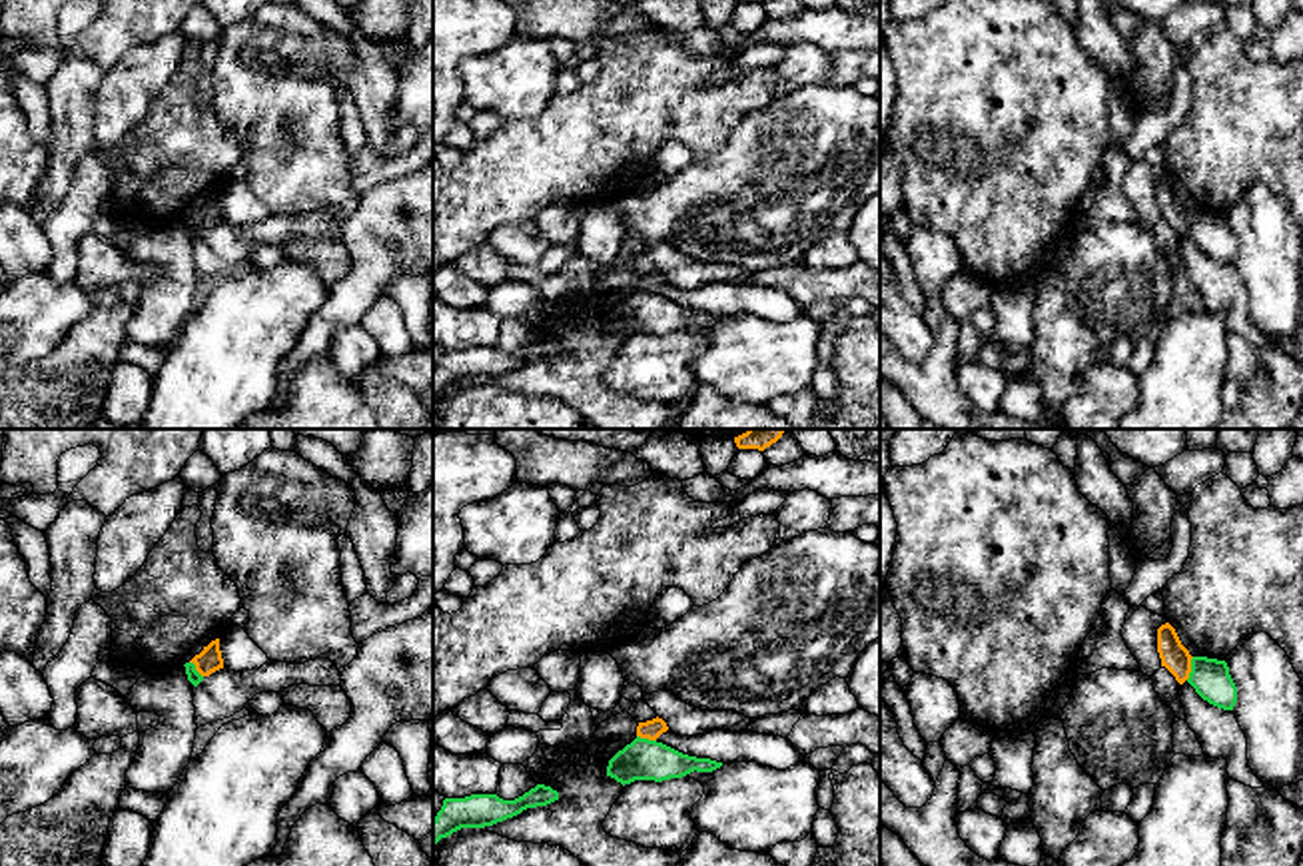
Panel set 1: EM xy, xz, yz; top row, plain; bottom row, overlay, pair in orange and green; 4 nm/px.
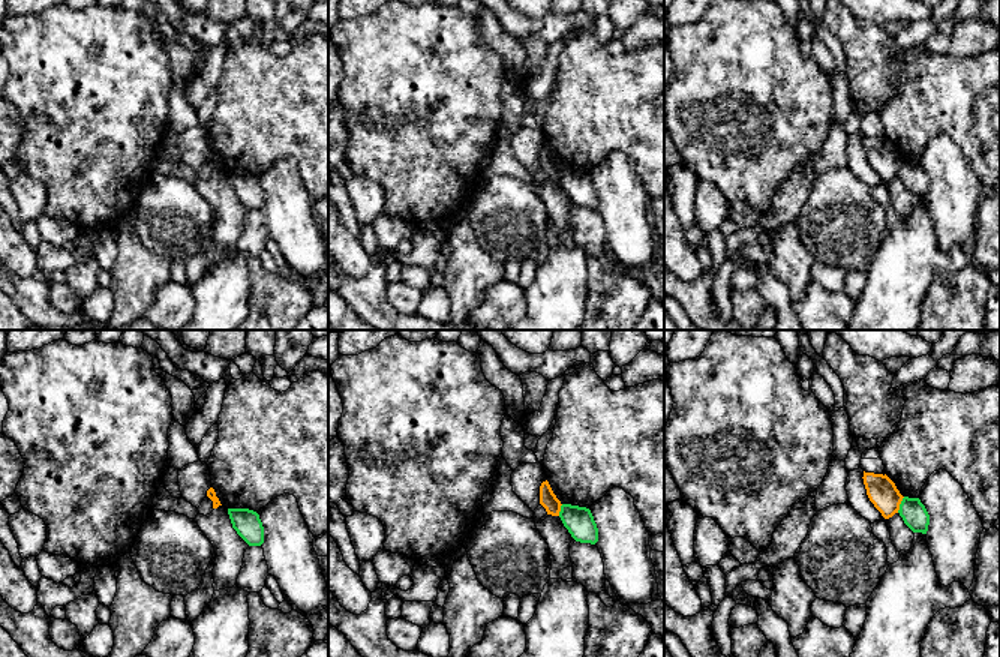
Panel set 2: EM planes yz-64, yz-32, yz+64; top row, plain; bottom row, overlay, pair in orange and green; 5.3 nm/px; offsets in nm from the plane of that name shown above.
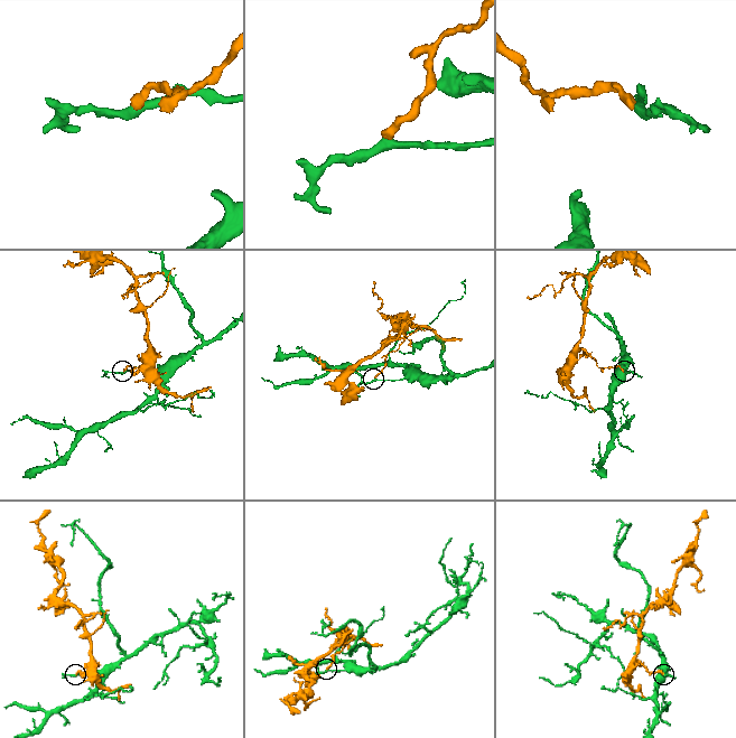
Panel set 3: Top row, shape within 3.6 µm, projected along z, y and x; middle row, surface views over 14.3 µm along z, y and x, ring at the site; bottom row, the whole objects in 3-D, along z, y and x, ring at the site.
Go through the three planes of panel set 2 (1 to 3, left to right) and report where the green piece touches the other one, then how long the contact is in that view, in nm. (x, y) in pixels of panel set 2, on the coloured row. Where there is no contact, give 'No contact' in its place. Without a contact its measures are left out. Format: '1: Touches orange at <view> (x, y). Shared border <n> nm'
1: No contact
2: Touches orange at yz-32 (559, 510). Shared border 70 nm
3: Touches orange at yz+64 (900, 503). Shared border 100 nm

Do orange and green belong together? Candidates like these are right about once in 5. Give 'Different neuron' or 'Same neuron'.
Different neuron

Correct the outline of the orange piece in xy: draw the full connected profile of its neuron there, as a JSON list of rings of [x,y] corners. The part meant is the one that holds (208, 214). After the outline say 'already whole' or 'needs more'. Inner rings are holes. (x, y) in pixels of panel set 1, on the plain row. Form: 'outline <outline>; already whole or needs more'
outline [[[219,192],[212,194],[200,208],[196,208],[190,216],[196,217],[196,223],[202,229],[210,229],[212,225],[223,221],[223,212],[219,204]]]; already whole

